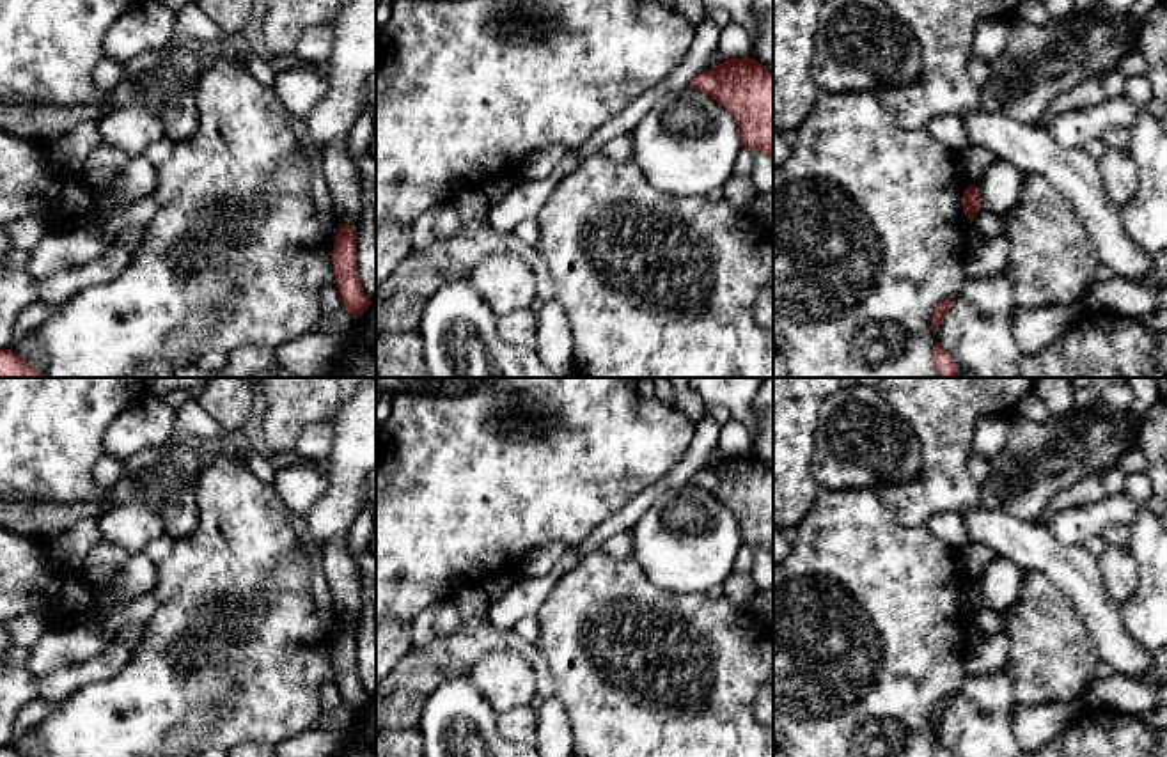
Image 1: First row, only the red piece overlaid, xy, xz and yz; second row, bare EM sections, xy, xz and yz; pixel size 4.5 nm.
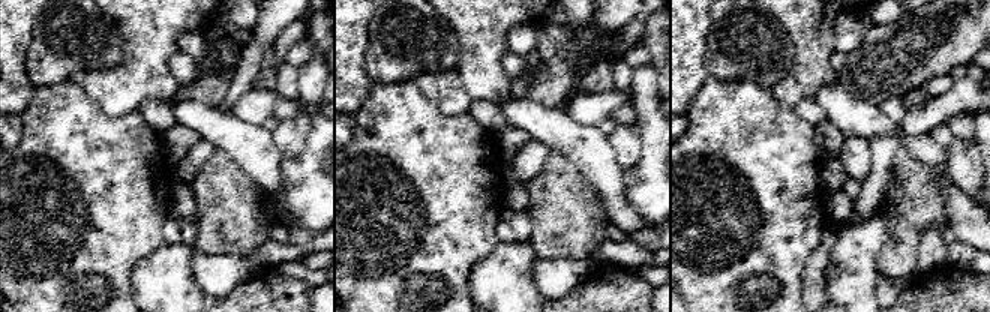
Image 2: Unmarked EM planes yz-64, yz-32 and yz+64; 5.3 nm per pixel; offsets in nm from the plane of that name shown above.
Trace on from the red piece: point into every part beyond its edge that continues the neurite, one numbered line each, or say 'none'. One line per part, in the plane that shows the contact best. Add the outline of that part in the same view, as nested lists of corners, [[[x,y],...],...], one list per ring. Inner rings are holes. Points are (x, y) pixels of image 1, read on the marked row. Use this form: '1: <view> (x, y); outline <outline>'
none

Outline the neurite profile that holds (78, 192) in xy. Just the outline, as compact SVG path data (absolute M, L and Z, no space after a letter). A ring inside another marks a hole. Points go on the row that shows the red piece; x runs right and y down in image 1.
M76 174L66 188L66 199L73 202L80 213L87 213L89 209L98 206L98 195L87 184L83 174Z

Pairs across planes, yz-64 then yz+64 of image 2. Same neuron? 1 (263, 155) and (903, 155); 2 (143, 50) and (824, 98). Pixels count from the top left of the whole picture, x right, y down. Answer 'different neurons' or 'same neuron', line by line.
1: different neurons
2: different neurons

